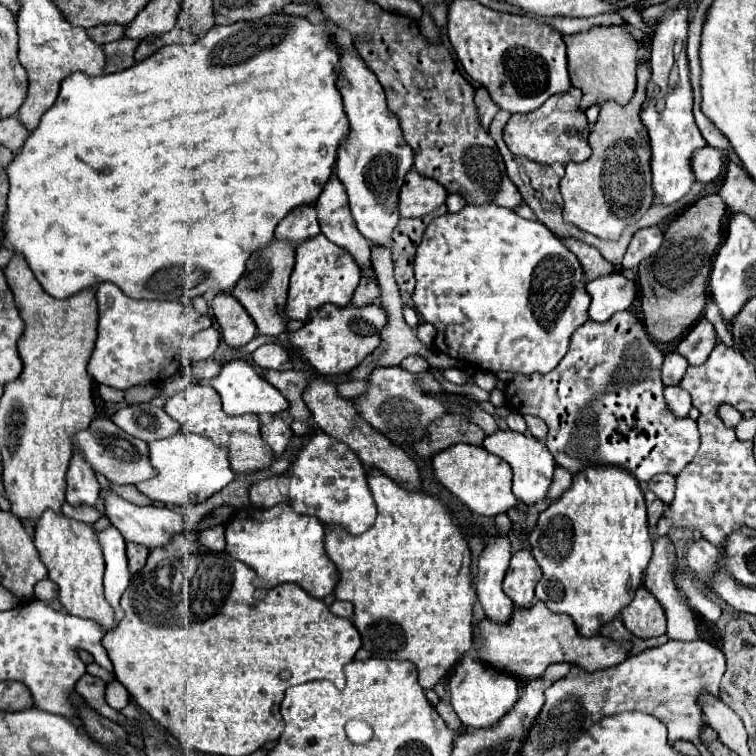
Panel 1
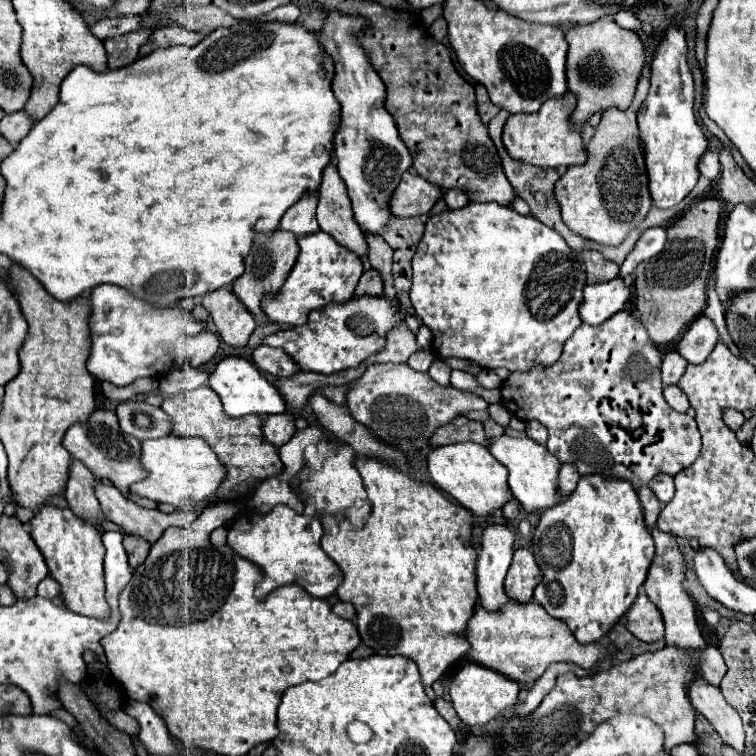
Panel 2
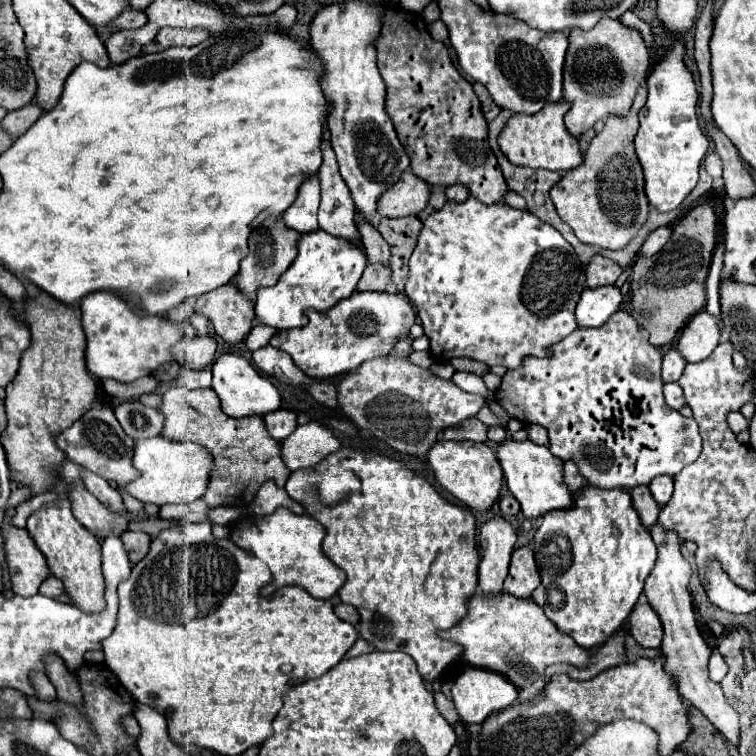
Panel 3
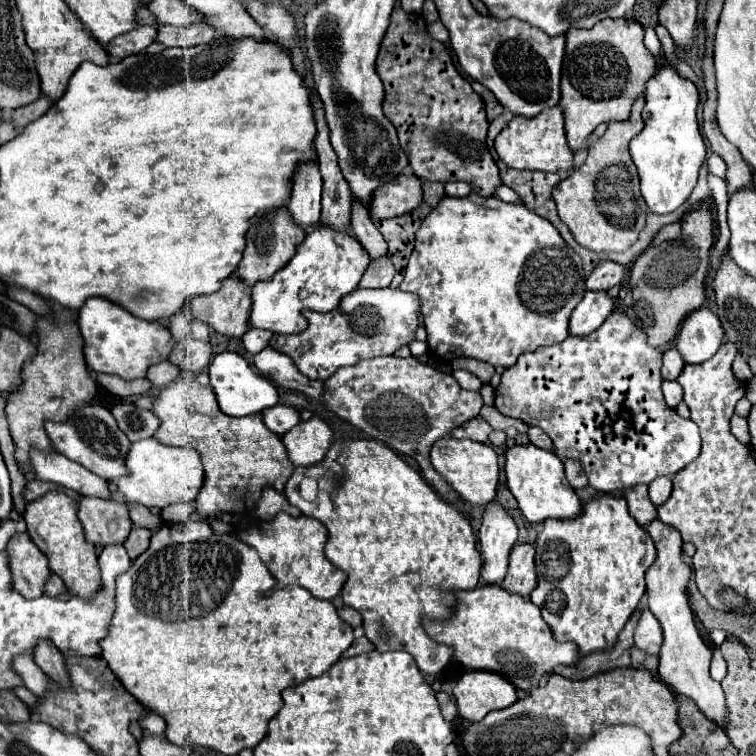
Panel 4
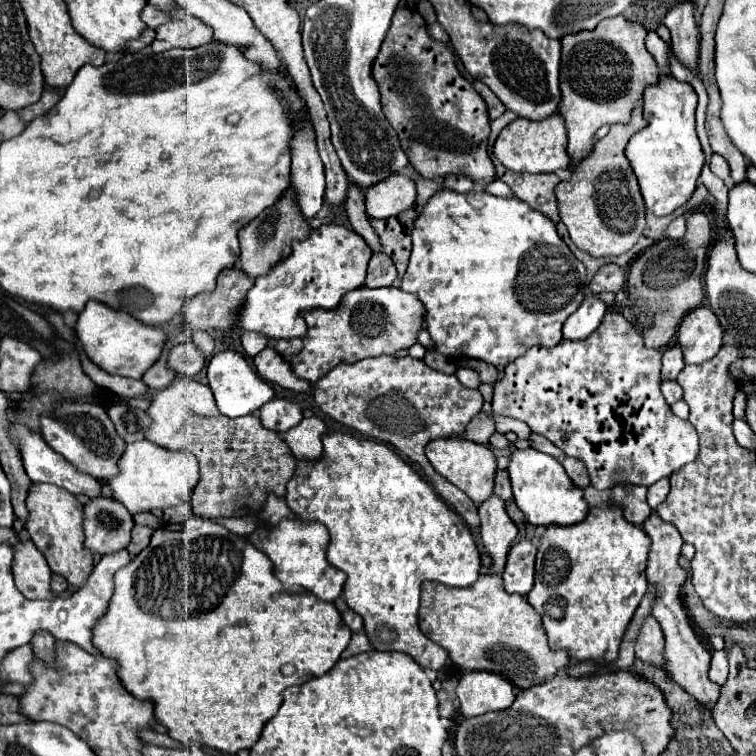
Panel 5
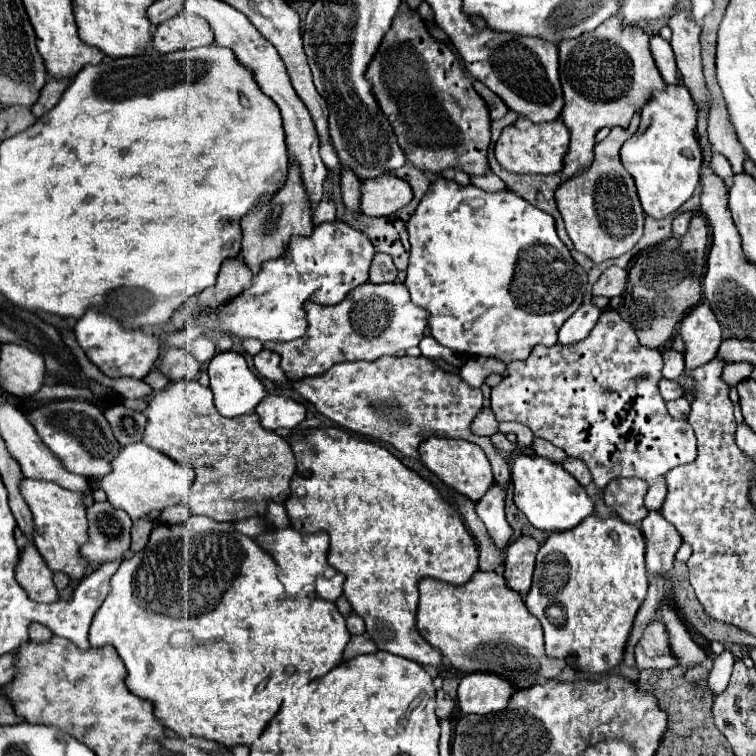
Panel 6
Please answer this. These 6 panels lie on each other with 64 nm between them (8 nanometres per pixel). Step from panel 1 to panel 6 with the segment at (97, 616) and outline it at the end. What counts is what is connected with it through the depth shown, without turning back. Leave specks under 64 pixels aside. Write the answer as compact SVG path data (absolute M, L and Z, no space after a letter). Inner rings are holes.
M26 478L20 486L26 504L34 516L34 544L52 572L64 572L70 580L82 580L88 570L88 560L82 560L80 546L86 542L86 506L80 492L66 490L54 482Z

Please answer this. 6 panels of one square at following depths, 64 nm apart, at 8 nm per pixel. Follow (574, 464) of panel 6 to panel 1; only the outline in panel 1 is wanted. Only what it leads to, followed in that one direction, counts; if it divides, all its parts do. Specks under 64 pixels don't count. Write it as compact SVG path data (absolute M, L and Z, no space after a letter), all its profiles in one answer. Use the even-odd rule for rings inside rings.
M558 466L554 470L554 478L552 478L552 484L550 484L550 490L548 490L548 502L556 500L570 484L572 484L572 474Z

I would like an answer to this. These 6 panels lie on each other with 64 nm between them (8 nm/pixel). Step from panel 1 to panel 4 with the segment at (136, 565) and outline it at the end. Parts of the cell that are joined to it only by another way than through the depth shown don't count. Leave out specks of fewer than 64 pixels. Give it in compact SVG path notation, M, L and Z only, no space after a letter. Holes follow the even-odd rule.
M134 528L134 530L128 534L128 540L124 540L124 548L128 550L130 560L136 560L142 552L148 550L150 536L152 536L152 532L146 530L146 528Z

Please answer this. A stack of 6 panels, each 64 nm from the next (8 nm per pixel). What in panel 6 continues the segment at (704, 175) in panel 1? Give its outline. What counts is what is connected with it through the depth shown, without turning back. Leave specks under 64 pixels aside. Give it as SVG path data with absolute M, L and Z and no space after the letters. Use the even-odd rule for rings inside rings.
M714 154L710 166L712 166L714 174L720 176L720 178L724 180L724 184L730 188L730 186L732 186L732 178L734 178L734 174L732 174L732 168L730 168L728 160L724 160L724 156L720 156L720 154Z

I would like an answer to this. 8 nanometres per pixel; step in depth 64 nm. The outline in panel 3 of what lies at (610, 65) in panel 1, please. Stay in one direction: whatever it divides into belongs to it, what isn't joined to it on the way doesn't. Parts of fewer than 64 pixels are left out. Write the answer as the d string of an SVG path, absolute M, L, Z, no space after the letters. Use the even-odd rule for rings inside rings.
M604 18L600 20L592 30L580 30L580 28L572 28L568 32L568 52L566 52L566 64L564 64L564 100L572 104L572 108L566 114L566 128L580 138L582 132L586 132L588 128L594 126L596 120L604 120L610 114L618 114L618 116L626 116L632 100L636 96L636 90L646 82L646 72L650 70L650 56L648 56L648 48L640 36L638 30L626 28L624 24L620 24L618 20L612 18Z

